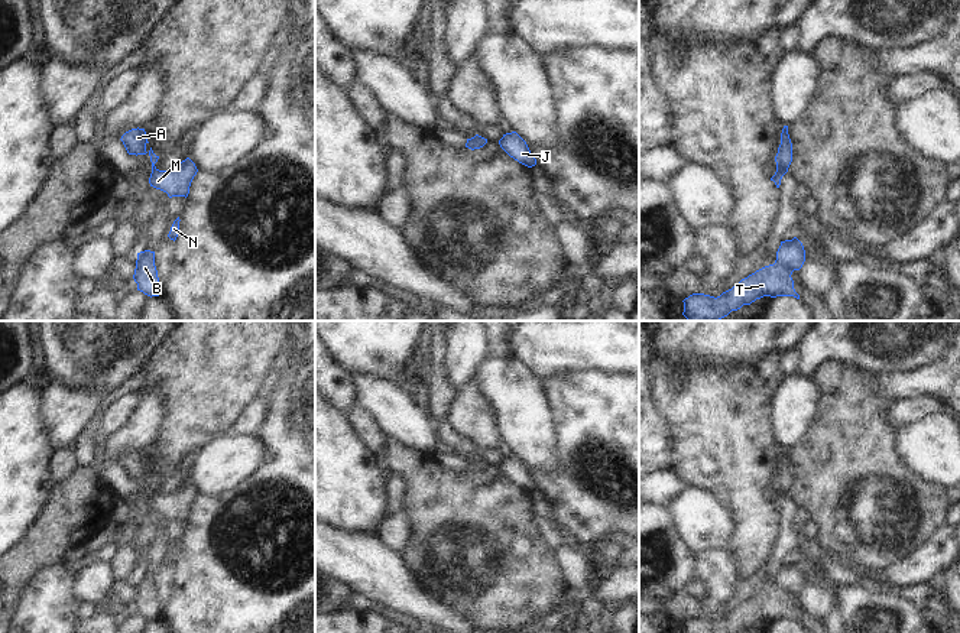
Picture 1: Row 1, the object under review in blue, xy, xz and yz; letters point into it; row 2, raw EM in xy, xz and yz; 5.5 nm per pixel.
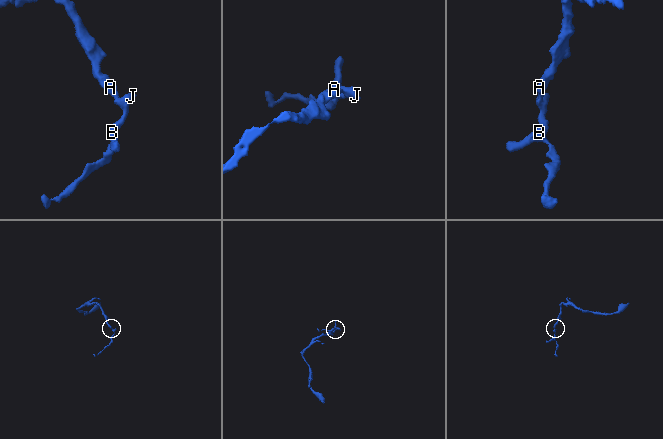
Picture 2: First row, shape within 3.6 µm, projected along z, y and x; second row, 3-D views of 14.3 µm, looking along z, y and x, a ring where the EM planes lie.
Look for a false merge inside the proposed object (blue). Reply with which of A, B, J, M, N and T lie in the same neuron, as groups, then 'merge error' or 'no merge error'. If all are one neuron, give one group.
A B J M N T | no merge error

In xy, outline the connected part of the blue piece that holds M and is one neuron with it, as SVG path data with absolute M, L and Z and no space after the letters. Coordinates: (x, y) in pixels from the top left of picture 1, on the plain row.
M132 452L126 455L120 462L127 474L129 478L149 478L152 486L152 497L149 501L150 510L160 513L168 517L169 522L172 520L188 520L189 510L197 499L198 493L195 487L187 481L179 487L178 491L172 494L159 494L155 487L158 486L159 480L156 480L150 471L146 474L147 460L145 452Z

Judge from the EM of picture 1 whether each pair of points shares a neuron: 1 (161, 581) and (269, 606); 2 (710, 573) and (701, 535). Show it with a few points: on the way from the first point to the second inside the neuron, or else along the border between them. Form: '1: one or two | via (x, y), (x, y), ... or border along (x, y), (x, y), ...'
1: two | border along (175, 565), (175, 586), (161, 614)
2: two | border along (725, 549), (710, 549), (697, 557)

